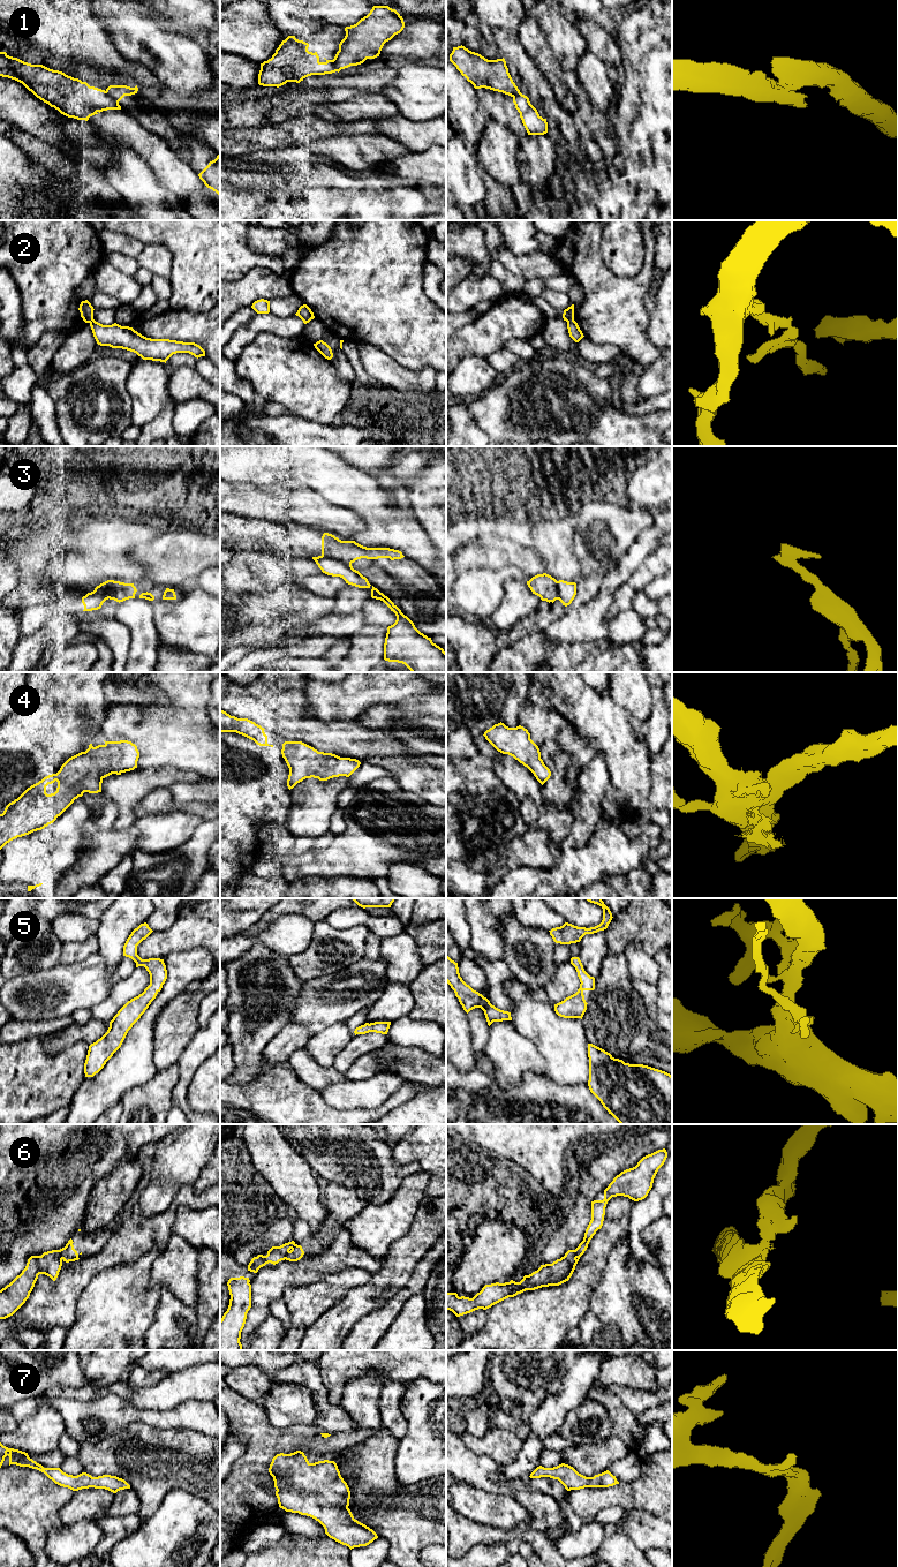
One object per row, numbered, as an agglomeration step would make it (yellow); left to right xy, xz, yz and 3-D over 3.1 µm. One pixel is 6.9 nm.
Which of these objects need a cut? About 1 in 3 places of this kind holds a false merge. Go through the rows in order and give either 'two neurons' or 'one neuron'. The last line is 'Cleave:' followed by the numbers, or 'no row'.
1: two neurons
2: two neurons
3: two neurons
4: one neuron
5: one neuron
6: two neurons
7: one neuron
Cleave: 1, 2, 3, 6

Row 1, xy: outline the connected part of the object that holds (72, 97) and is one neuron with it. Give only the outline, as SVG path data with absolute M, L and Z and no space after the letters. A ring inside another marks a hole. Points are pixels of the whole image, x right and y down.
M0 52L0 76L22 83L37 98L68 118L88 121L103 111L121 110L107 91L62 71L9 56L6 52Z

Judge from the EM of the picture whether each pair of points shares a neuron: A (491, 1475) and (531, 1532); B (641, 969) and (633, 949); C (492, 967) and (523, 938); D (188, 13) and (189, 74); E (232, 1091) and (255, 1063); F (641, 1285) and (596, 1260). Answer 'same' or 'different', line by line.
A: different
B: same
C: different
D: different
E: different
F: different

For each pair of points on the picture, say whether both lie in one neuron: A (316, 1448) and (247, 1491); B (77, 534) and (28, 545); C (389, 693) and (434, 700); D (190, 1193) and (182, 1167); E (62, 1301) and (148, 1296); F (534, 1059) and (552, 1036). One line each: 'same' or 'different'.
A: same
B: different
C: different
D: different
E: different
F: different

